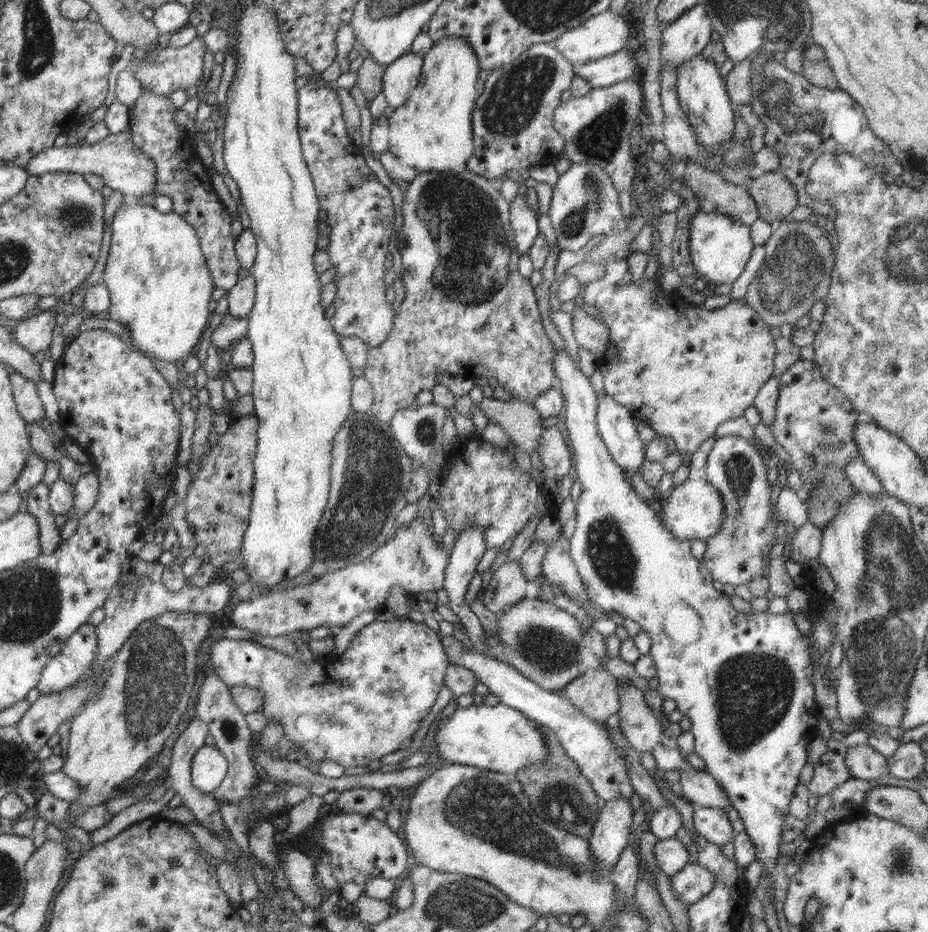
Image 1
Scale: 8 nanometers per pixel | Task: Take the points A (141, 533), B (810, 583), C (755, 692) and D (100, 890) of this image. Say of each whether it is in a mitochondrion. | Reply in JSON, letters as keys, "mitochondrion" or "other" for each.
{"A":"other","B":"other","C":"mitochondrion","D":"other"}

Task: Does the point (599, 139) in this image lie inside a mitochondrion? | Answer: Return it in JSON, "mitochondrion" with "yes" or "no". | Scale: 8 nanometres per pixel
{"mitochondrion":"yes"}

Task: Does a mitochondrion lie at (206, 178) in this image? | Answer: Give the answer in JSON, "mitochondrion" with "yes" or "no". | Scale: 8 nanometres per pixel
{"mitochondrion":"no"}

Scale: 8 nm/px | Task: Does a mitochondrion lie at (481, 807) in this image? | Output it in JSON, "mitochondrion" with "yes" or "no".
{"mitochondrion":"yes"}

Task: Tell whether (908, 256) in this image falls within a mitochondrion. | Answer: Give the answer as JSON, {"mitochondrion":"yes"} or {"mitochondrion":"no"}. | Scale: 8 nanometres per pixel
{"mitochondrion":"yes"}

